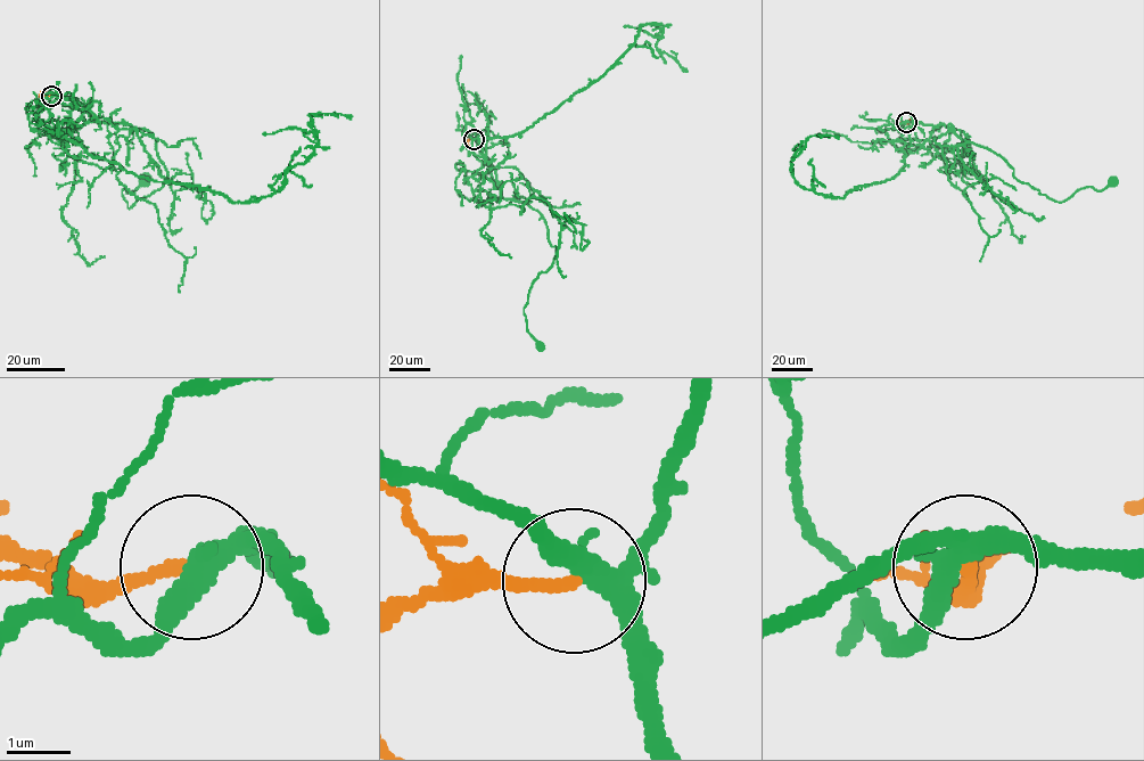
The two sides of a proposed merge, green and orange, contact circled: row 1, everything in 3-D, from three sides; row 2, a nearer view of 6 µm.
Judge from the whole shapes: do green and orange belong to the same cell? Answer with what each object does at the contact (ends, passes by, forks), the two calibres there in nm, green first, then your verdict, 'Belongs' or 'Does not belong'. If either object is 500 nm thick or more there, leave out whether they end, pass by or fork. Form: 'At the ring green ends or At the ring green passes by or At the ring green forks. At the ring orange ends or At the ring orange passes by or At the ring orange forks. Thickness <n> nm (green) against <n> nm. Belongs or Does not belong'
At the ring green forks. At the ring orange ends. Thickness 320 nm (green) against 190 nm. Does not belong

